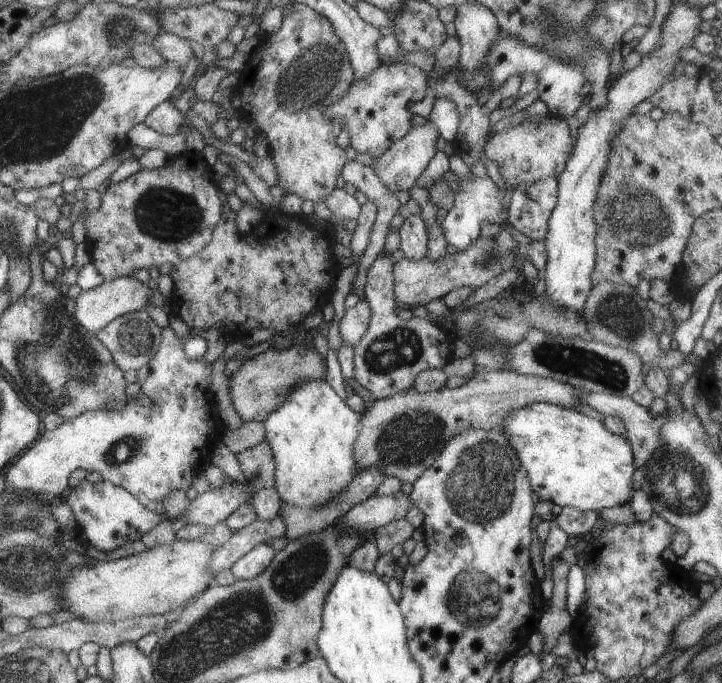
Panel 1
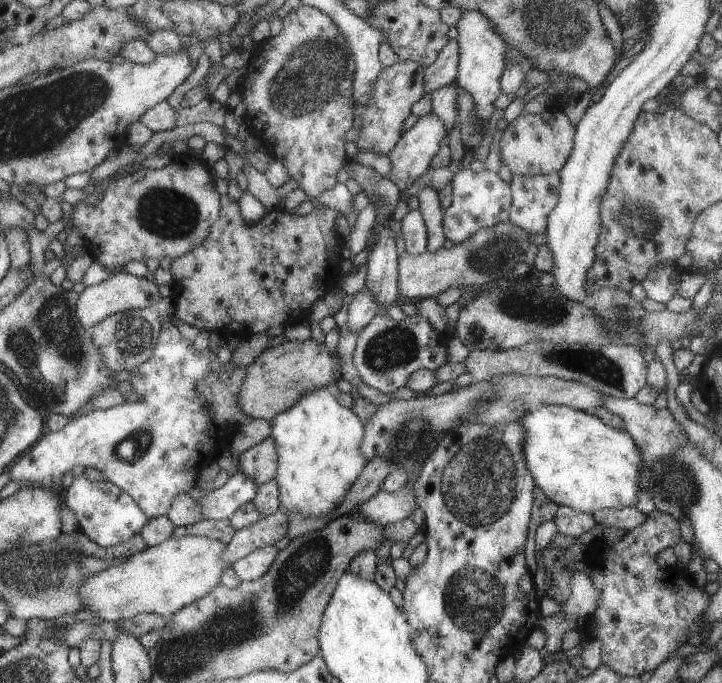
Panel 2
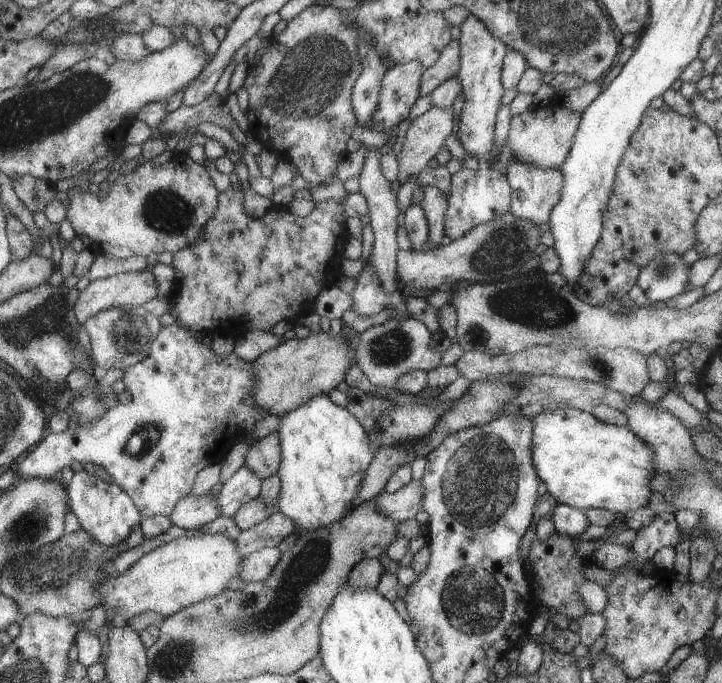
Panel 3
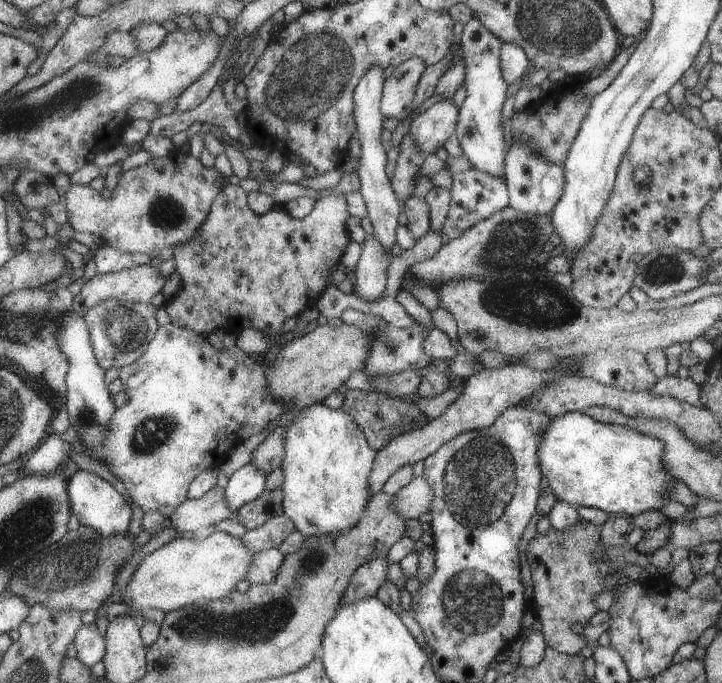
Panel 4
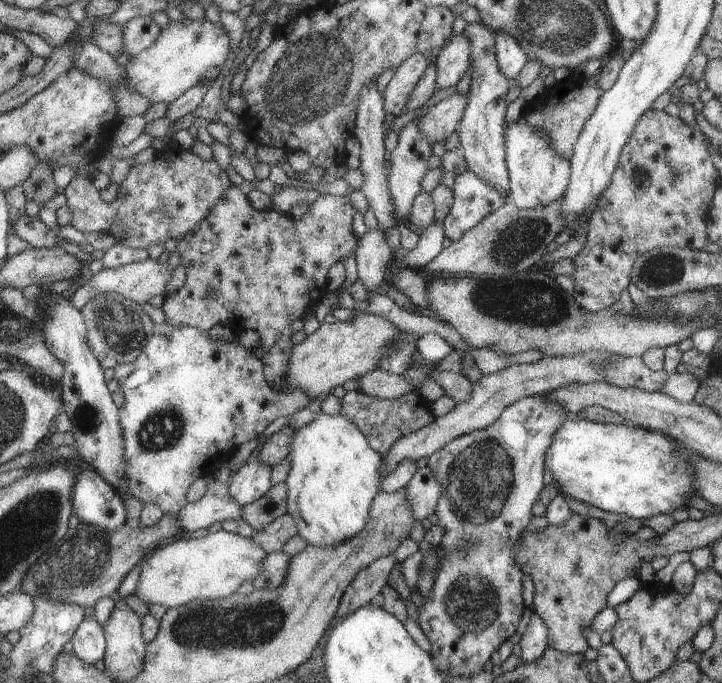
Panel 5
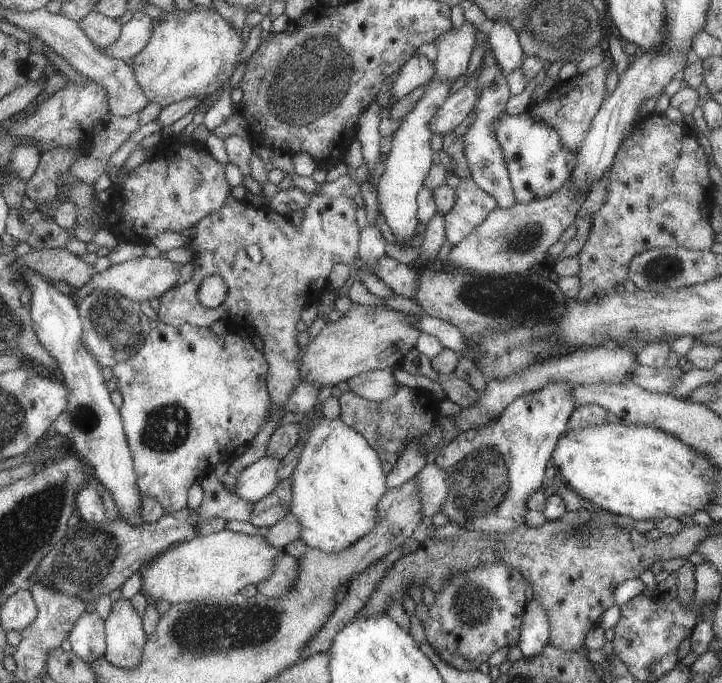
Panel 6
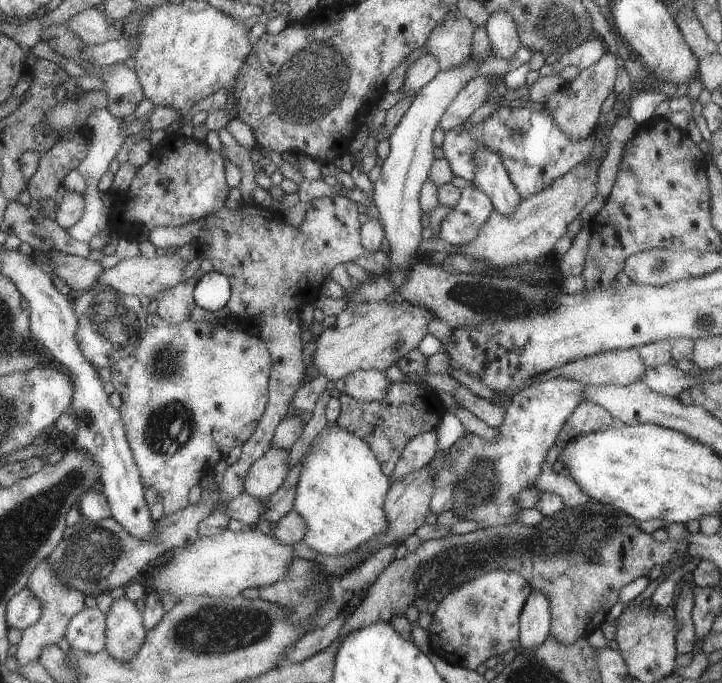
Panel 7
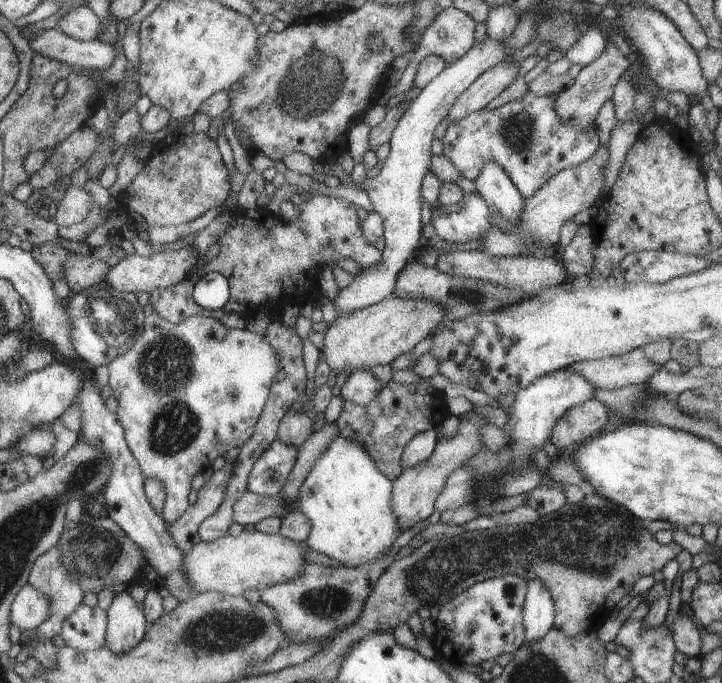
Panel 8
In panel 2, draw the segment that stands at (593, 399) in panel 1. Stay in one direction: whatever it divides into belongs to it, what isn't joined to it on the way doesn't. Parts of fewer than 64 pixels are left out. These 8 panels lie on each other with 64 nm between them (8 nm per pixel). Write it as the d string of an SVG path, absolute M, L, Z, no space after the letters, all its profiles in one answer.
M602 396L602 407L620 416L625 422L625 431L630 434L636 447L640 450L641 466L652 467L656 462L676 451L686 440L681 434L682 427L667 408L655 409L653 405L638 403L634 397L616 399L609 396Z

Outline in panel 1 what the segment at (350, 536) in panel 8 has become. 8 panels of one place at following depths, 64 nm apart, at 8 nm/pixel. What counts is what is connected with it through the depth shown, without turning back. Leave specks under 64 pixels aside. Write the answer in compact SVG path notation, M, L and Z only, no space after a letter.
M303 380L293 386L285 402L262 425L264 440L274 454L274 488L283 502L321 506L355 476L351 448L359 433L359 416L335 396L325 380Z

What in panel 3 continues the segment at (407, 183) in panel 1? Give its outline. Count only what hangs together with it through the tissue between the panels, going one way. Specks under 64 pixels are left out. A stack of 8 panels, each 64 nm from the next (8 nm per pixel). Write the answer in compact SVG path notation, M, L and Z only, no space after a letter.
M431 106L413 119L406 129L405 141L395 157L398 163L396 181L401 184L415 176L443 147L443 140L453 128L452 108Z

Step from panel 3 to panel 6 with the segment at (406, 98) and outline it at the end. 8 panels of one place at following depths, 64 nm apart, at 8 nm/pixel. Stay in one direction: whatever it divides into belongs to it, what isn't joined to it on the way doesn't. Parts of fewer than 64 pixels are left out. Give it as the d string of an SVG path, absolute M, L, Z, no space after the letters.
M423 55L412 56L401 68L395 82L390 84L388 97L394 102L405 96L408 92L425 85L434 74L434 64Z

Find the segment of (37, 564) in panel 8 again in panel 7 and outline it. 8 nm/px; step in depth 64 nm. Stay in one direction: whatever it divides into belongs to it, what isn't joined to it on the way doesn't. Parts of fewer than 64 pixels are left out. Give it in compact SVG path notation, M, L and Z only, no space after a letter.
M45 559L35 566L29 579L26 581L26 588L34 594L35 600L42 606L42 615L35 624L21 631L21 640L17 644L14 657L17 666L27 666L28 663L37 662L39 654L42 654L45 646L55 646L59 640L66 635L67 624L84 608L84 596L81 592L65 586L59 578L53 576L53 568L45 562Z

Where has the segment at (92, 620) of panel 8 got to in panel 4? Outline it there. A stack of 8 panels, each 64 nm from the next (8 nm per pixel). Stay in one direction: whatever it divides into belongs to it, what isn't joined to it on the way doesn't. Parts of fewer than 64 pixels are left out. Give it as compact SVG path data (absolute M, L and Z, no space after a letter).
M84 624L78 628L72 640L76 650L76 657L85 666L91 667L105 654L106 640L101 637L95 624Z

